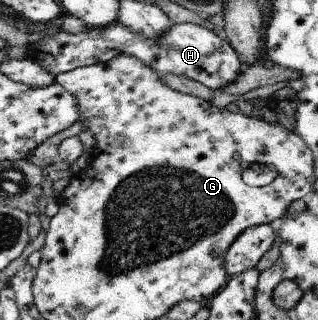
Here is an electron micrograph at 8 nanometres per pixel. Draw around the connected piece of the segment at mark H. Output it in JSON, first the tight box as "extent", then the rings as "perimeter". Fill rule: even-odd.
{"extent":[26,21,243,92],"perimeter":[[[117,21],[110,22],[102,28],[88,27],[86,32],[79,34],[66,34],[60,31],[29,44],[26,53],[27,59],[38,64],[52,77],[78,67],[104,64],[119,55],[134,56],[159,76],[186,76],[187,79],[194,80],[195,83],[202,84],[214,92],[234,82],[243,68],[225,38],[189,22],[176,24],[171,21],[170,28],[166,28],[166,32],[154,38],[146,38],[136,32],[130,32],[130,28],[122,26]]]}

